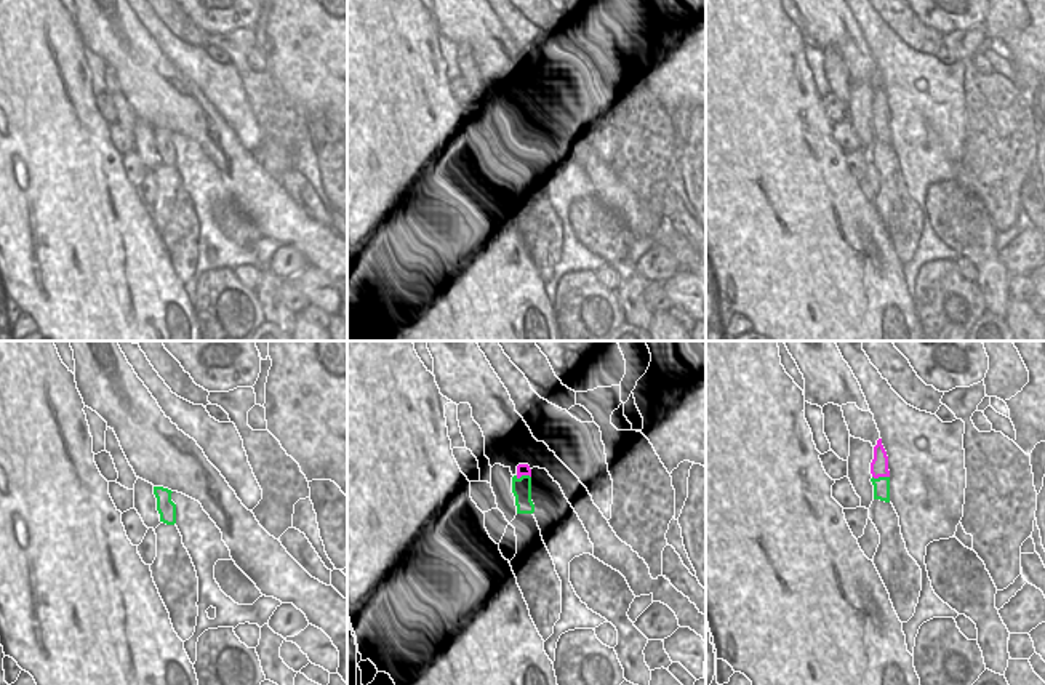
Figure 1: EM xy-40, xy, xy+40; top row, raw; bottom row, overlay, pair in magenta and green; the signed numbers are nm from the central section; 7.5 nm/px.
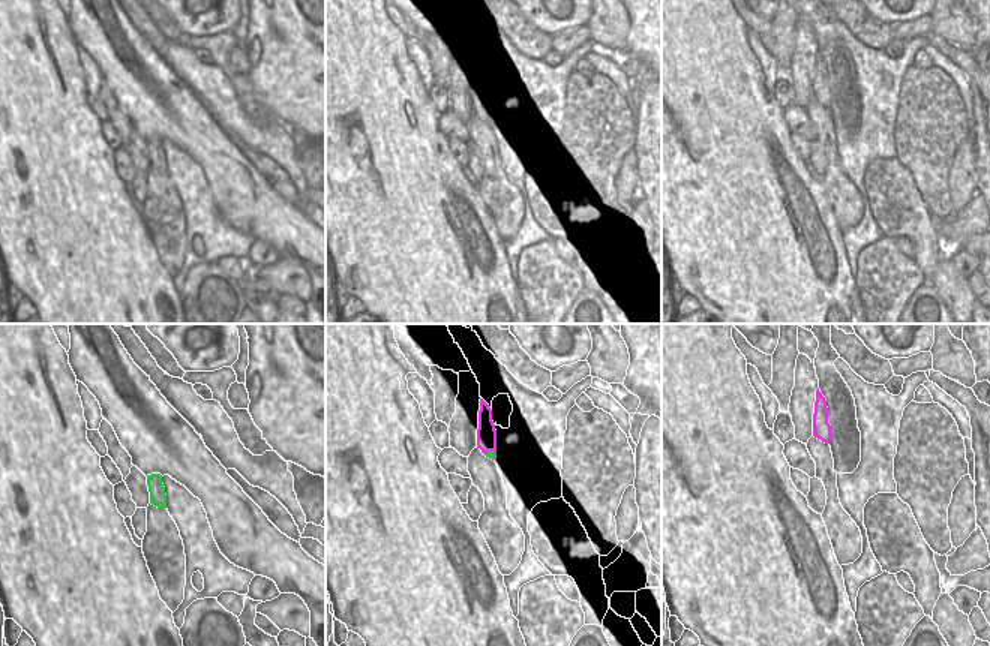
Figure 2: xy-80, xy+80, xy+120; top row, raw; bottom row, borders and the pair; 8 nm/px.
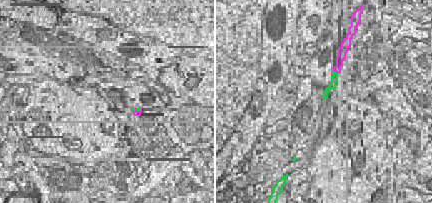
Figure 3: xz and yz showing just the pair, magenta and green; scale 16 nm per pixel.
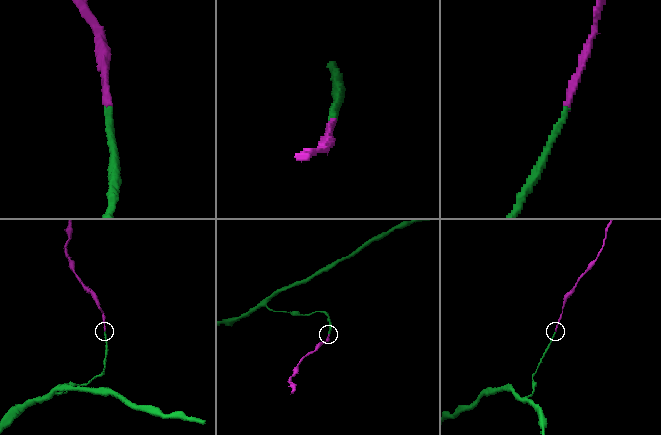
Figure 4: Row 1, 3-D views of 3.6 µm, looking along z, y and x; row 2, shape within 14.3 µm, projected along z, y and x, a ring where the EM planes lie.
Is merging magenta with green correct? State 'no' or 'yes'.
yes

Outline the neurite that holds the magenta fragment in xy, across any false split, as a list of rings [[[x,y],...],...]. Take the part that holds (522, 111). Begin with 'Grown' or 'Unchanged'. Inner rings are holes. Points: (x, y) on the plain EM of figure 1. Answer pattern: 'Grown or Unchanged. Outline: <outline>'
Grown. Outline: [[[518,106],[517,115],[512,118],[512,134],[515,138],[517,155],[533,155],[531,142],[531,110],[528,106]]]

